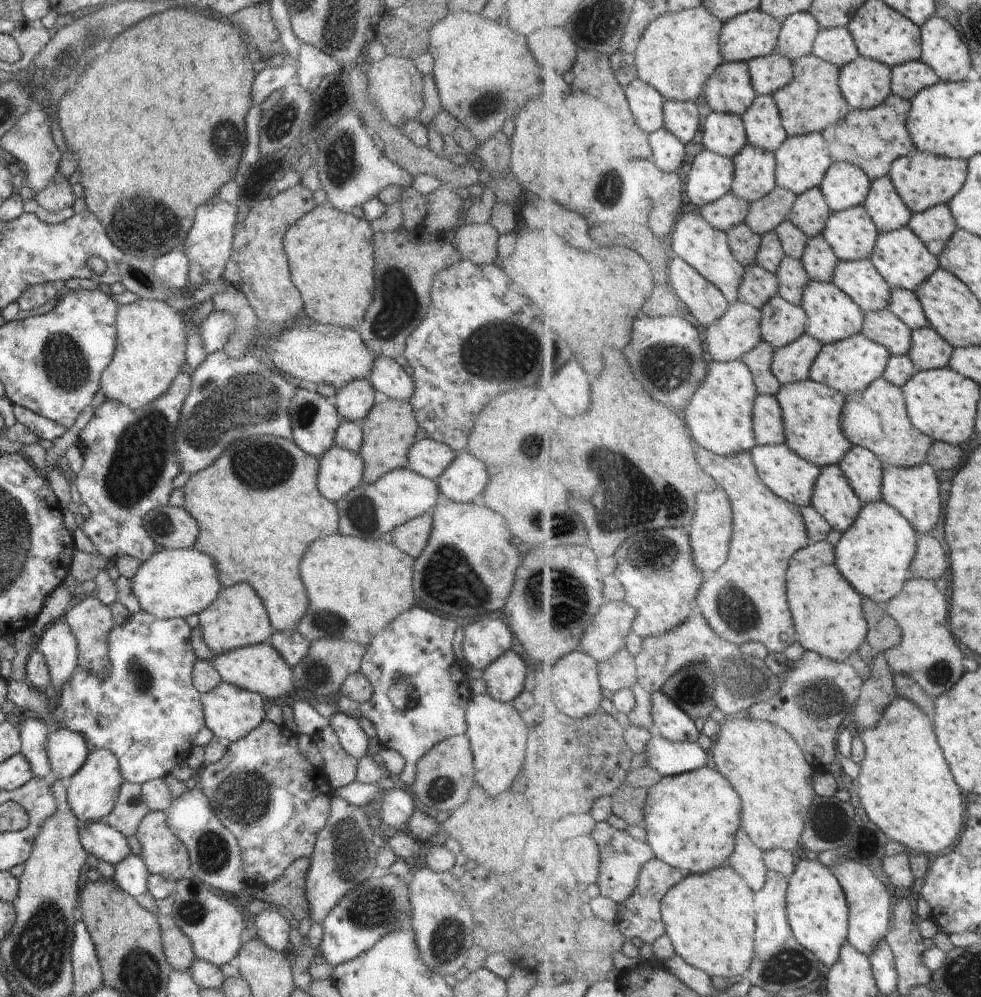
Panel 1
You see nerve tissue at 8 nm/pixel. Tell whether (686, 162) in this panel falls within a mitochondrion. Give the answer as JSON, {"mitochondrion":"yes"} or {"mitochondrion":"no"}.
{"mitochondrion":"no"}

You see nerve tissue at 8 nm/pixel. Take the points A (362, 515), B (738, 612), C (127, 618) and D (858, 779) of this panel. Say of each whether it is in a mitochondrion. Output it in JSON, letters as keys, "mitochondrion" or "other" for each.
{"A":"mitochondrion","B":"mitochondrion","C":"other","D":"other"}

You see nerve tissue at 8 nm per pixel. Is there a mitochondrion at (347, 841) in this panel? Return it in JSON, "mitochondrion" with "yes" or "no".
{"mitochondrion":"yes"}

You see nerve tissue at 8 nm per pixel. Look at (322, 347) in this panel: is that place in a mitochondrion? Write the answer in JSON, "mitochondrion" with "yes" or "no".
{"mitochondrion":"no"}

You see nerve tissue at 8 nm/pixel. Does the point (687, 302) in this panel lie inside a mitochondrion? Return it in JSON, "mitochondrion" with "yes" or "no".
{"mitochondrion":"no"}

